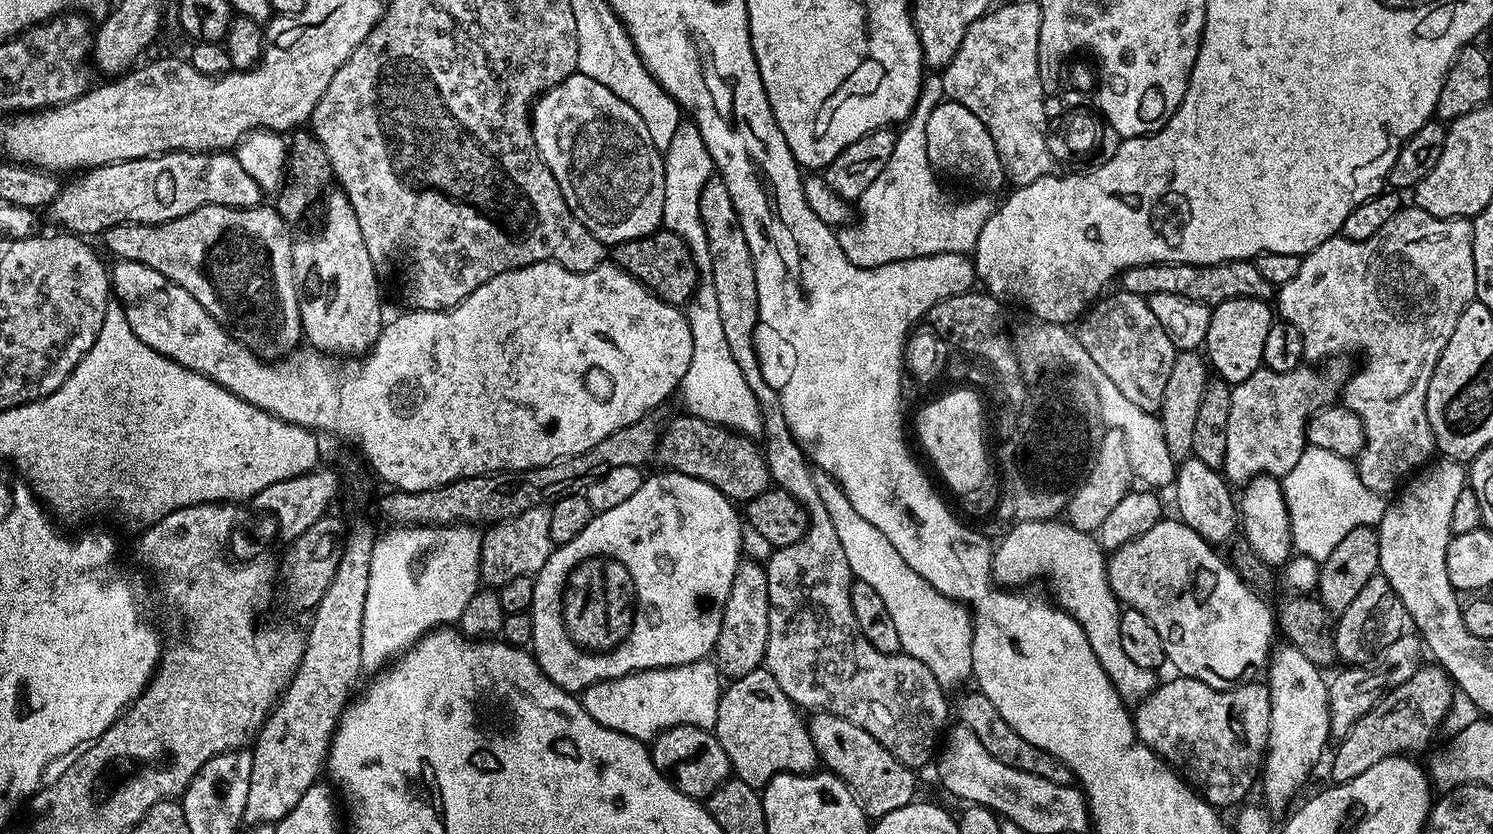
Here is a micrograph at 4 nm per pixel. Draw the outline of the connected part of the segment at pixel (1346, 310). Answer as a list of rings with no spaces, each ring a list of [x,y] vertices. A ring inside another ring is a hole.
[[[1415,206],[1401,207],[1400,211],[1394,214],[1394,218],[1390,218],[1390,222],[1386,222],[1386,226],[1382,226],[1382,230],[1378,230],[1378,234],[1374,234],[1374,238],[1347,240],[1342,234],[1331,236],[1326,242],[1322,242],[1322,246],[1318,246],[1301,259],[1298,274],[1294,274],[1294,278],[1290,278],[1290,282],[1279,285],[1278,295],[1274,300],[1279,319],[1298,326],[1298,334],[1302,334],[1302,342],[1304,343],[1305,361],[1324,362],[1344,353],[1352,354],[1355,348],[1361,348],[1364,351],[1364,369],[1361,372],[1359,370],[1353,371],[1348,377],[1348,382],[1342,389],[1342,404],[1354,414],[1358,414],[1360,423],[1364,425],[1364,448],[1358,457],[1358,471],[1362,482],[1371,492],[1388,494],[1392,487],[1395,489],[1405,477],[1425,467],[1433,459],[1432,452],[1435,453],[1437,447],[1436,439],[1430,430],[1430,418],[1426,418],[1426,390],[1430,386],[1434,366],[1438,366],[1438,358],[1442,354],[1442,350],[1446,350],[1446,342],[1450,342],[1450,334],[1454,334],[1454,326],[1458,326],[1458,318],[1462,314],[1462,310],[1475,300],[1476,271],[1474,270],[1474,246],[1472,245],[1472,220],[1468,218],[1438,218],[1434,214],[1426,214],[1426,210]]]

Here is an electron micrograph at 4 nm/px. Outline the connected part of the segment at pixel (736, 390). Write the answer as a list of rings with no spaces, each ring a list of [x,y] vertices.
[[[704,282],[697,287],[686,308],[690,334],[694,338],[694,354],[690,358],[690,370],[686,370],[684,381],[680,383],[678,396],[684,399],[687,415],[697,416],[741,432],[744,436],[759,437],[764,431],[764,413],[754,396],[754,390],[742,378],[738,362],[730,355],[730,346],[722,330],[722,317],[718,311],[718,294],[714,294],[711,282]]]

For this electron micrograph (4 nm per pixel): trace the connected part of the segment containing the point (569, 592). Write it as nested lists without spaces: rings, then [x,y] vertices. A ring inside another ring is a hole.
[[[660,470],[657,473],[657,476],[649,475],[645,478],[642,486],[638,486],[638,490],[627,502],[622,502],[622,506],[614,506],[614,510],[595,513],[590,526],[586,526],[586,530],[582,530],[578,538],[570,538],[570,542],[553,547],[550,558],[534,577],[536,585],[530,609],[532,617],[530,648],[538,666],[543,668],[550,680],[573,694],[583,693],[584,689],[591,684],[622,678],[647,668],[673,668],[695,660],[703,660],[716,647],[716,639],[724,617],[724,607],[730,598],[730,590],[734,582],[734,574],[742,563],[744,528],[741,513],[737,509],[737,513],[732,509],[735,508],[733,501],[723,496],[713,484],[671,470]]]

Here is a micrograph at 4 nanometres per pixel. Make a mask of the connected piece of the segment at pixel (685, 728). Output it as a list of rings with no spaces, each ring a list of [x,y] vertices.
[[[683,724],[682,726],[667,728],[665,732],[657,732],[655,740],[651,741],[650,751],[656,769],[667,774],[676,788],[682,790],[682,794],[692,796],[699,801],[707,798],[714,789],[725,784],[733,775],[732,763],[730,758],[726,758],[726,750],[722,750],[716,735],[707,728]]]

